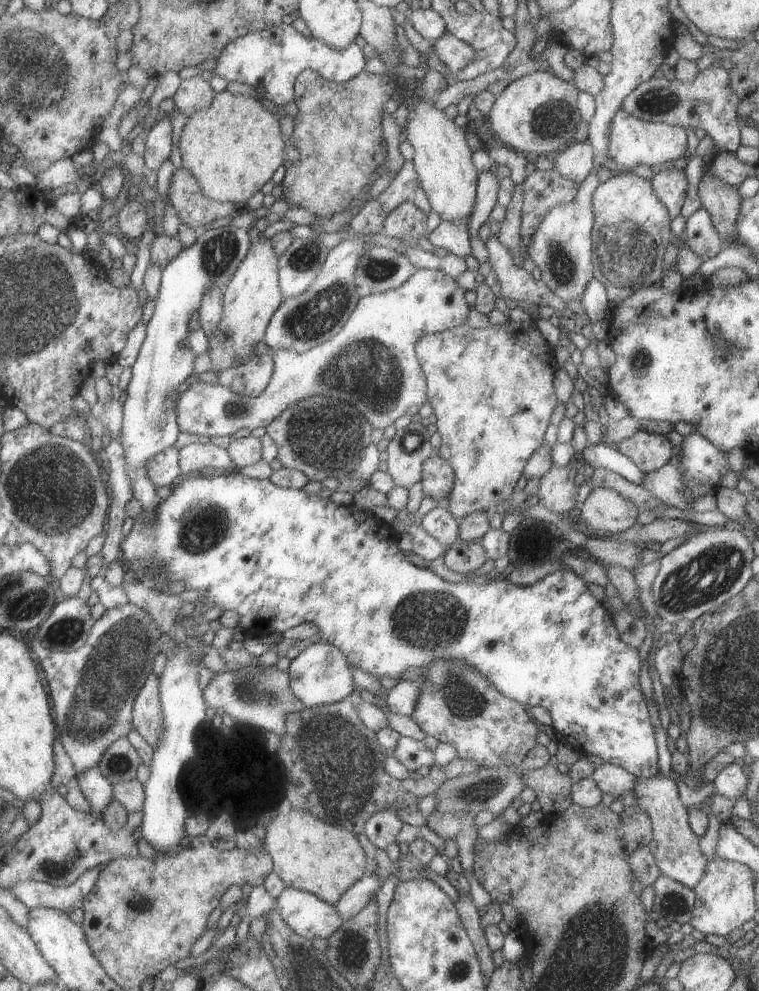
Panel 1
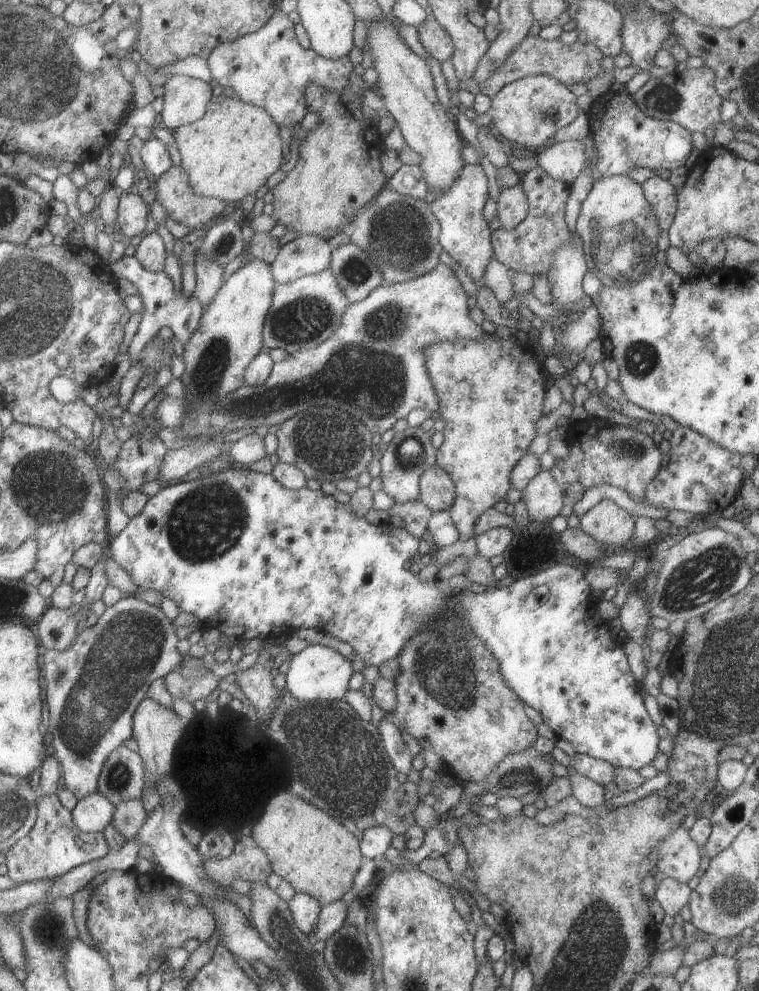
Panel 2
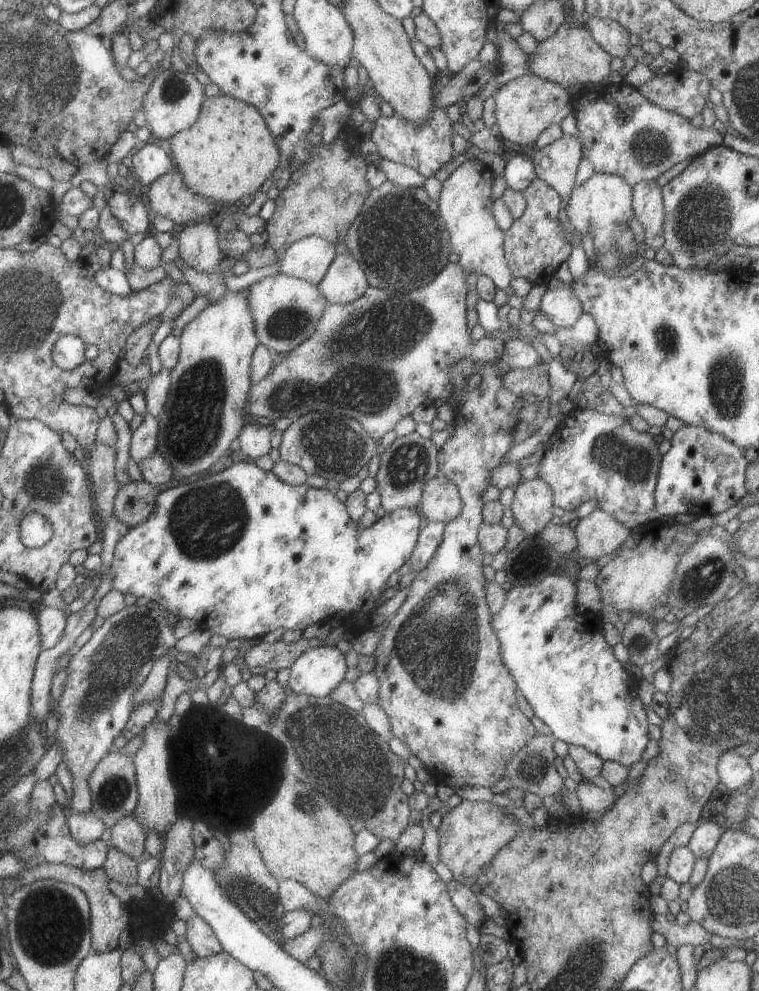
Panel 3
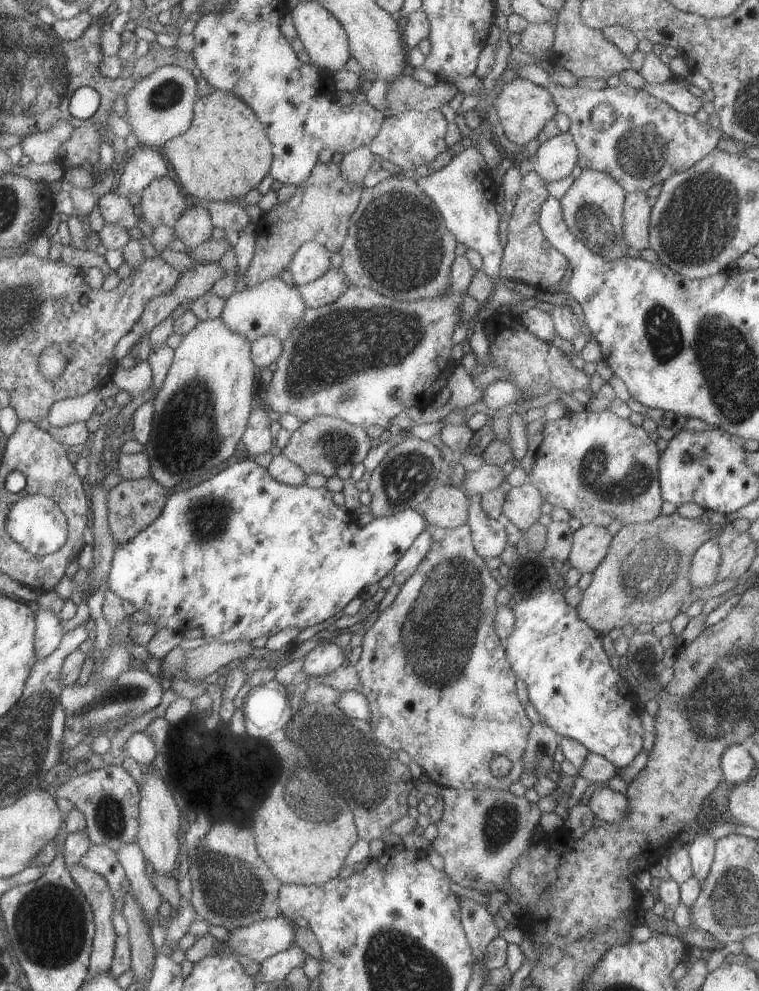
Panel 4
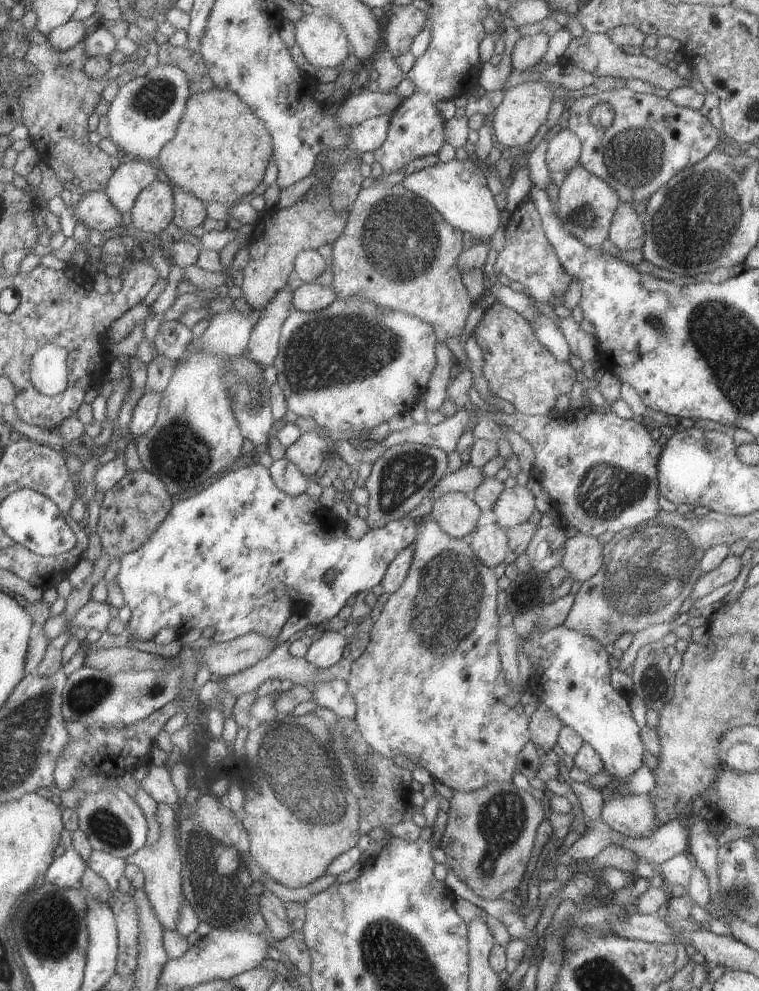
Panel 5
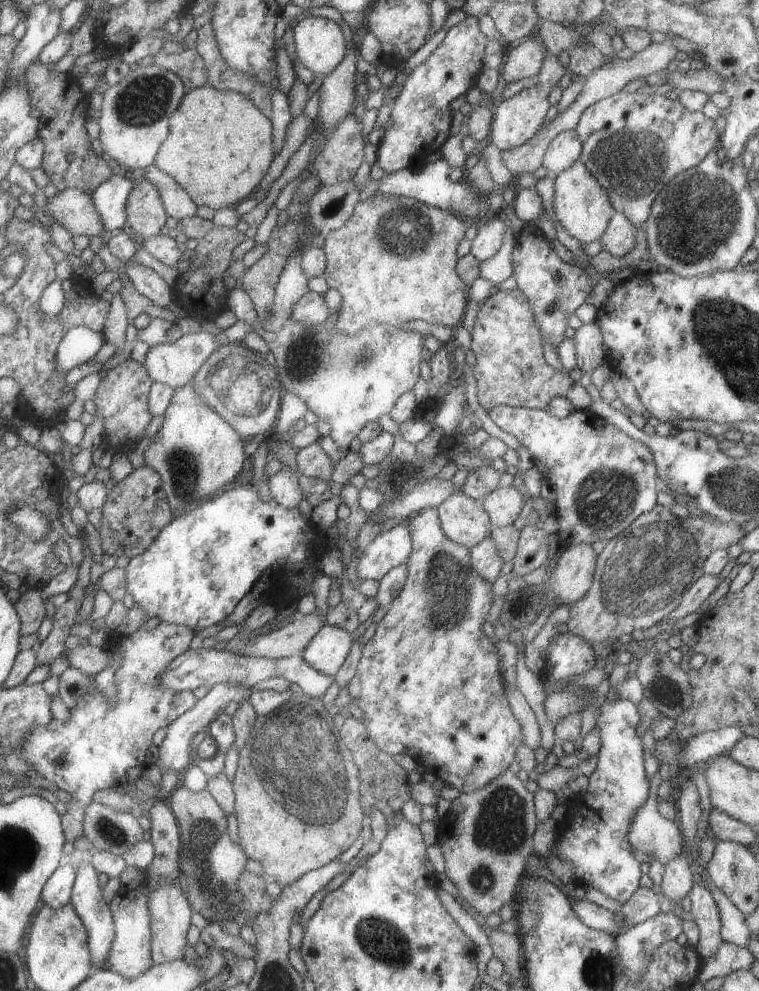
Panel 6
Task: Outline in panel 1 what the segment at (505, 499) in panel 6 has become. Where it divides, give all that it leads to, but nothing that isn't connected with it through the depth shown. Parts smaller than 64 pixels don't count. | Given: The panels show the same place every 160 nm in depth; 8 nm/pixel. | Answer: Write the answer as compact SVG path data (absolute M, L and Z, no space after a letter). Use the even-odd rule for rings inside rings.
M553 467L539 478L536 497L538 503L551 512L566 514L575 504L574 470Z

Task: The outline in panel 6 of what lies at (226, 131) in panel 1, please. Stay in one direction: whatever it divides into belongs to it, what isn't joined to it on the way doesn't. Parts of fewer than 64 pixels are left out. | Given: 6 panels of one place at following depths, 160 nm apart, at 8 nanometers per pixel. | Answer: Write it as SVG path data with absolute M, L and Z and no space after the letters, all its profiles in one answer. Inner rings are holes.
M207 86L189 89L169 117L168 129L154 165L168 174L197 206L205 205L214 211L235 206L252 196L274 158L270 120L244 94L235 91L218 91Z

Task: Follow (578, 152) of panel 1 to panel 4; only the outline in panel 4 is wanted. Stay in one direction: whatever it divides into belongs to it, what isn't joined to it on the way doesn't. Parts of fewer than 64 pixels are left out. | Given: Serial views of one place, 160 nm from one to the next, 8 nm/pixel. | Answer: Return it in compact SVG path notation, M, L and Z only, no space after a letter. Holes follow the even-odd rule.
M565 132L545 140L537 147L531 159L520 158L516 165L522 175L533 171L546 183L569 175L577 162L577 155L572 136Z

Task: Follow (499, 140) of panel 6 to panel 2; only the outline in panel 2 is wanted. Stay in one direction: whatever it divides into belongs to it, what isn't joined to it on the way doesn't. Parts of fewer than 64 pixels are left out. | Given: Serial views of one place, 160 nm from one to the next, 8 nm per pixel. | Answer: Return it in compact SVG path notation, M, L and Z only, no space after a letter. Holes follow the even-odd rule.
M528 75L508 83L491 96L491 107L492 123L499 139L532 152L552 142L555 132L580 113L576 97L559 80L546 75Z

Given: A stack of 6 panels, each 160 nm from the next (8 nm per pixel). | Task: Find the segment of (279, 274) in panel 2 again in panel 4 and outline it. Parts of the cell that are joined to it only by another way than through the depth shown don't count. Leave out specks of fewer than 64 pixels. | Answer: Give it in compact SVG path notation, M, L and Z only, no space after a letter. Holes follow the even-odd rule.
M305 241L295 251L288 270L295 285L302 285L325 274L330 269L330 252L320 244L313 241Z

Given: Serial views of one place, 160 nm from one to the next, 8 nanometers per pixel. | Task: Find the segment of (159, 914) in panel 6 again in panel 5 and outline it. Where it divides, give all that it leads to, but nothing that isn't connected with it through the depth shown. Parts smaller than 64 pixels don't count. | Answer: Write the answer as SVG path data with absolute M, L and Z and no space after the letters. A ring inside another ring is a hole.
M156 803L155 816L159 823L160 833L158 839L152 844L141 847L133 854L125 857L126 864L135 865L144 876L142 889L148 898L150 908L153 909L157 922L162 930L173 931L177 926L180 908L184 905L184 892L182 891L183 876L180 874L180 846L177 840L176 812L165 803Z

